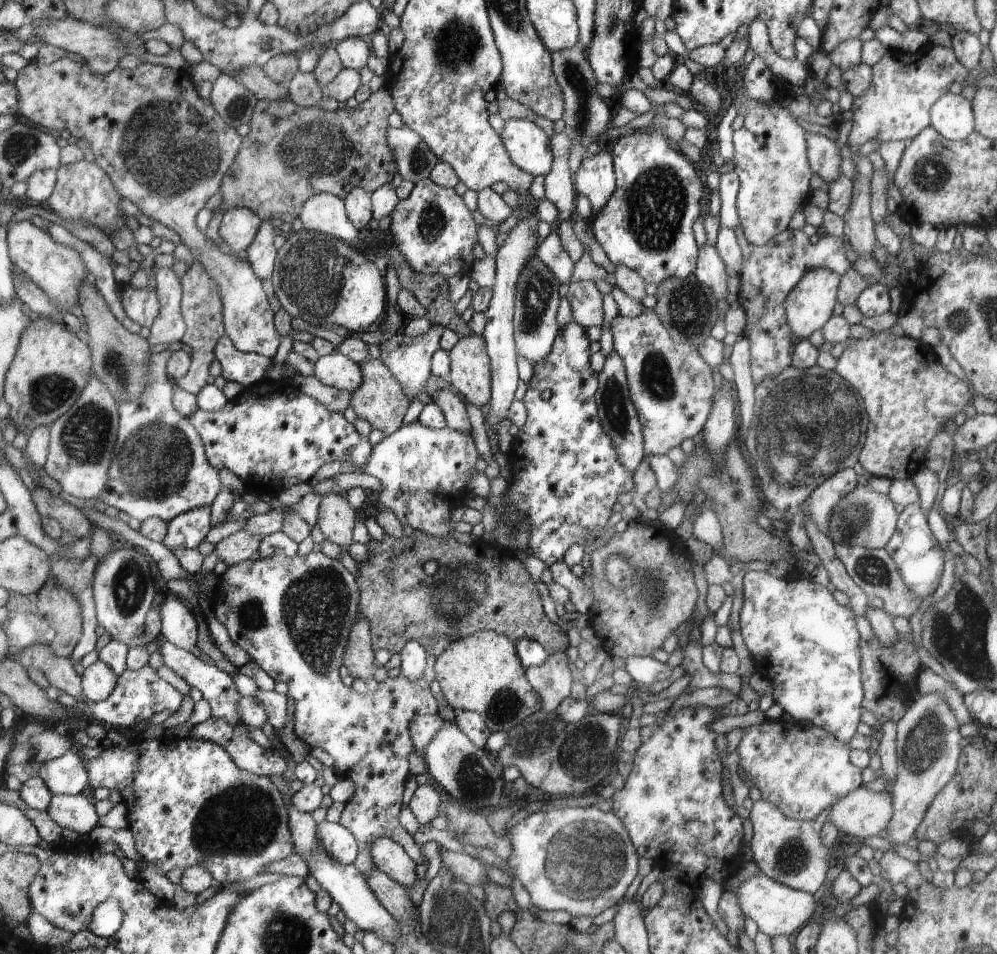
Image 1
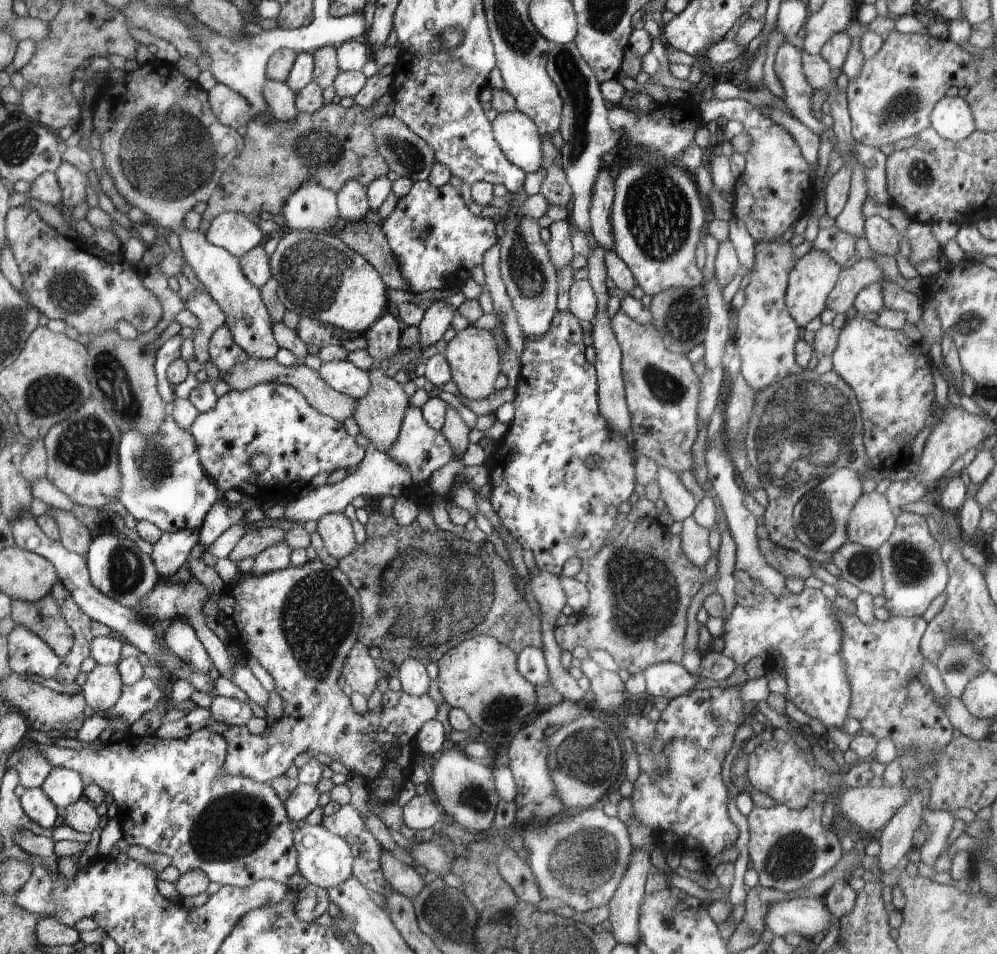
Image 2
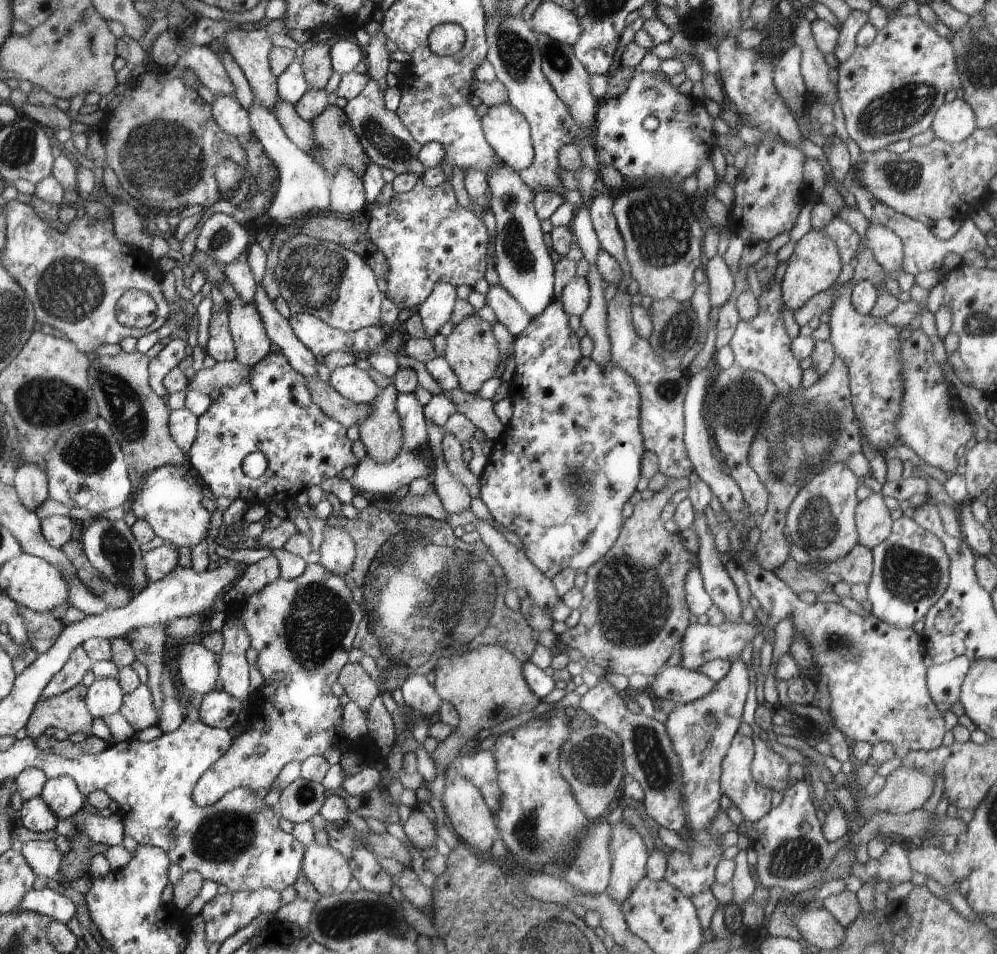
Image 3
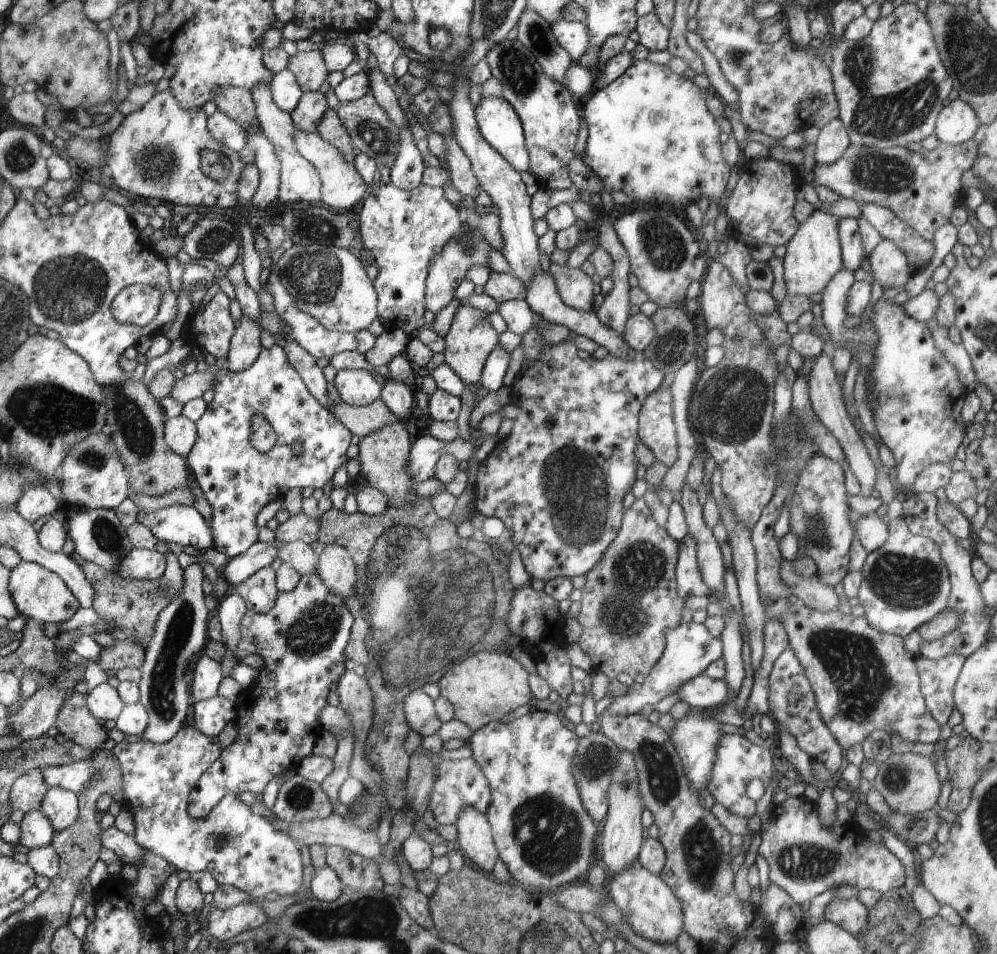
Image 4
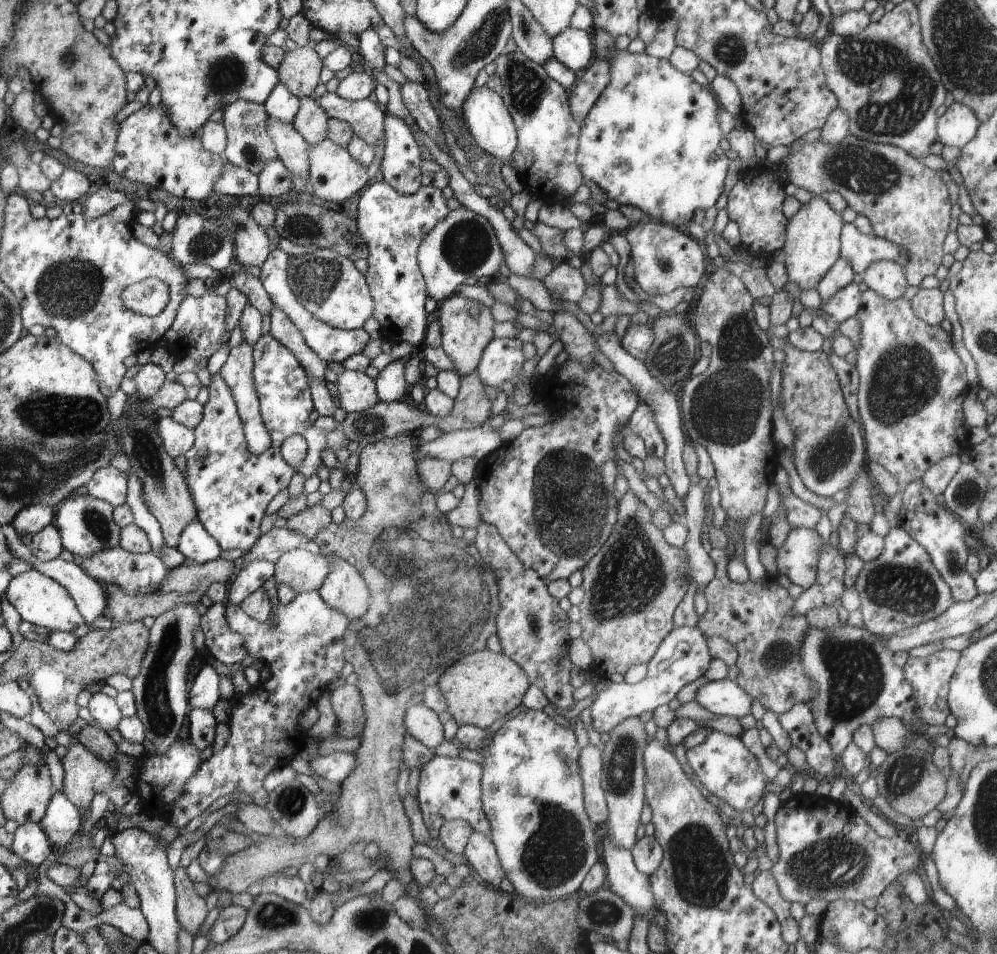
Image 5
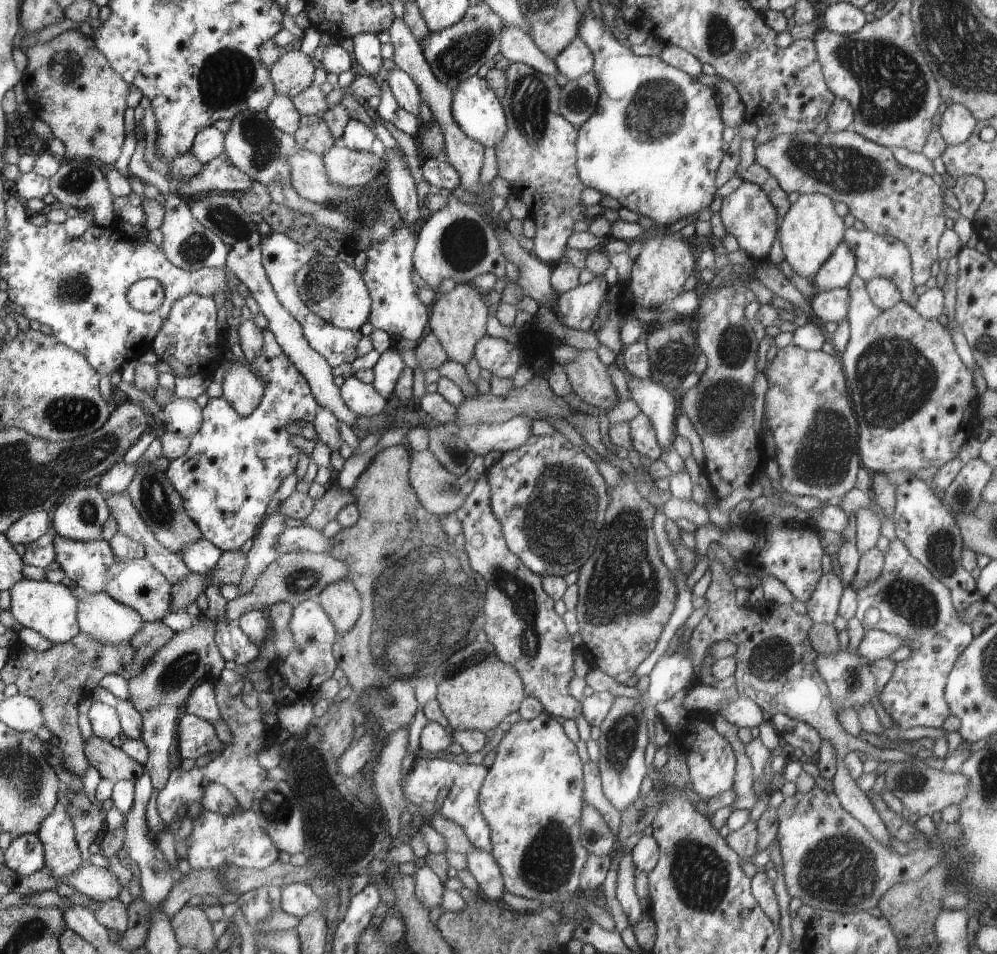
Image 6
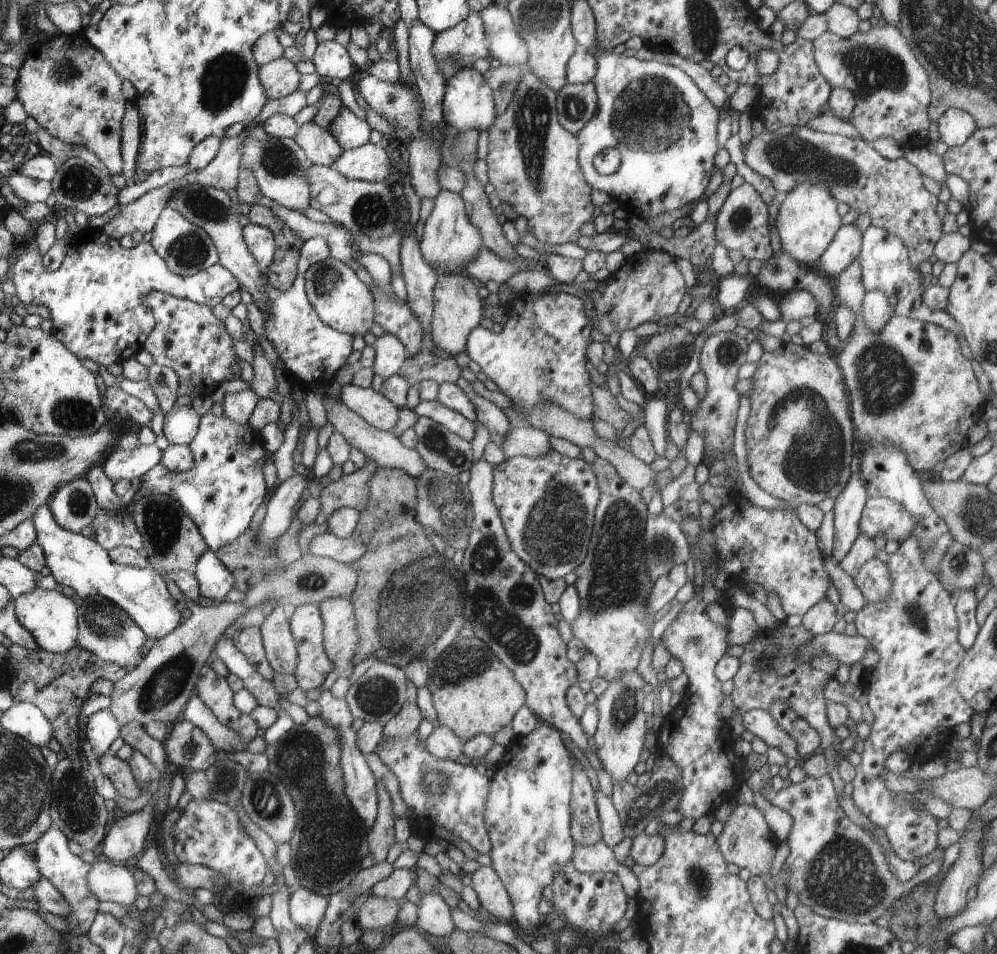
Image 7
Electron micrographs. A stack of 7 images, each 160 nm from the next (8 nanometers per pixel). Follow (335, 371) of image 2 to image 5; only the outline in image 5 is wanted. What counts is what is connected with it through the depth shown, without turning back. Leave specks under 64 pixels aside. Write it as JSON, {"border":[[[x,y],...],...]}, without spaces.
{"border":[[[346,370],[338,377],[338,406],[348,413],[363,413],[381,401],[375,380],[360,371]]]}

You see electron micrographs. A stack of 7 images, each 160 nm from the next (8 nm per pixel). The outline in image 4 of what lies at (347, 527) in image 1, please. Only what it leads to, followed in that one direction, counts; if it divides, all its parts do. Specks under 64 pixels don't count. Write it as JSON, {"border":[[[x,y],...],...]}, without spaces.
{"border":[[[326,545],[319,554],[316,573],[334,594],[348,601],[359,586],[354,563],[346,548],[340,545]]]}

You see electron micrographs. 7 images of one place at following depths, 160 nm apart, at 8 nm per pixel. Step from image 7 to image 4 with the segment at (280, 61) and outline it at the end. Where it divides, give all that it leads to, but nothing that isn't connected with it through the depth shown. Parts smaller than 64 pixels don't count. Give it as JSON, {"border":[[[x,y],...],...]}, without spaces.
{"border":[[[299,51],[289,58],[287,69],[294,74],[303,92],[318,91],[329,72],[321,51]]]}

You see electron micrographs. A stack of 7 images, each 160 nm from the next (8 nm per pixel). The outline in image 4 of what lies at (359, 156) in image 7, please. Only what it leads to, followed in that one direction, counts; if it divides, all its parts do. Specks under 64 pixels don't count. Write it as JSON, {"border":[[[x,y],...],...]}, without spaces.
{"border":[[[297,129],[294,140],[296,152],[315,166],[319,172],[322,183],[320,204],[337,212],[350,211],[350,208],[354,208],[364,198],[368,190],[367,181],[356,170],[355,165],[344,158],[344,154],[333,147],[327,139],[324,139],[319,133],[307,133]]]}

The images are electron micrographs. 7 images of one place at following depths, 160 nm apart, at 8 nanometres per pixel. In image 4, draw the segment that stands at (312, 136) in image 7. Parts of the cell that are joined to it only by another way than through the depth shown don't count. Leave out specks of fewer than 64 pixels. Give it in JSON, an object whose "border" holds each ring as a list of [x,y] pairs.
{"border":[[[319,90],[305,92],[296,108],[289,114],[295,127],[307,133],[318,133],[317,128],[329,109],[326,97]]]}

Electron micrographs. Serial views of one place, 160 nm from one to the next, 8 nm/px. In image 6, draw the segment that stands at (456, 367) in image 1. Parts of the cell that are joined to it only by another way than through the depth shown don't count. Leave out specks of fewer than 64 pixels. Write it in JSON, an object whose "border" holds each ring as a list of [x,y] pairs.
{"border":[[[460,283],[451,292],[438,295],[430,306],[431,320],[428,321],[428,326],[431,326],[430,332],[440,341],[450,361],[465,366],[475,356],[475,346],[479,340],[487,334],[490,314],[482,296],[472,283]]]}

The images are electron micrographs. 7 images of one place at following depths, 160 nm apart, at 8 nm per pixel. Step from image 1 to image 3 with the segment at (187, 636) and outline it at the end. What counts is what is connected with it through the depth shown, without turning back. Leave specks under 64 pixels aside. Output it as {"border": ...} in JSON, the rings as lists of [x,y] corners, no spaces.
{"border":[[[182,641],[177,646],[180,680],[194,695],[214,691],[218,684],[219,662],[203,644]]]}

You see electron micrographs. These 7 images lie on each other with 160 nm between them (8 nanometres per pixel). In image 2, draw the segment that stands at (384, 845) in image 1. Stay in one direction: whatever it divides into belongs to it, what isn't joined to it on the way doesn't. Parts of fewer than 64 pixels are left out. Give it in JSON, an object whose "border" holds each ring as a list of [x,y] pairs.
{"border":[[[390,851],[381,852],[381,865],[385,879],[394,891],[413,899],[427,884],[412,865],[402,863]]]}

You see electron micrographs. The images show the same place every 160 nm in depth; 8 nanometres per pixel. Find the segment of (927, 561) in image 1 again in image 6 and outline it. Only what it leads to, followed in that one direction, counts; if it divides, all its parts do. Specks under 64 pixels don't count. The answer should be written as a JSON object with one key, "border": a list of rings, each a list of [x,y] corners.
{"border":[[[891,535],[890,537],[889,549],[884,554],[883,571],[872,584],[858,592],[855,616],[865,631],[879,630],[896,635],[904,642],[902,646],[909,646],[911,649],[910,656],[896,661],[894,673],[878,698],[895,726],[898,726],[899,730],[908,730],[913,726],[942,728],[944,720],[952,715],[945,699],[947,676],[960,653],[964,652],[975,636],[971,624],[961,621],[959,612],[954,608],[950,589],[934,578],[930,571],[916,560],[901,540]]]}

